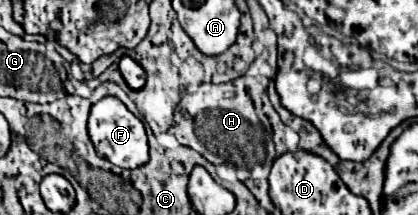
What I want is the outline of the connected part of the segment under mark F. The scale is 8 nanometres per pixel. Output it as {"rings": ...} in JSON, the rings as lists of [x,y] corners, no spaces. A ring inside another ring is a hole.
{"rings":[[[104,96],[90,108],[88,134],[100,158],[110,160],[120,168],[138,168],[148,162],[148,140],[140,118],[136,118],[118,98]]]}

